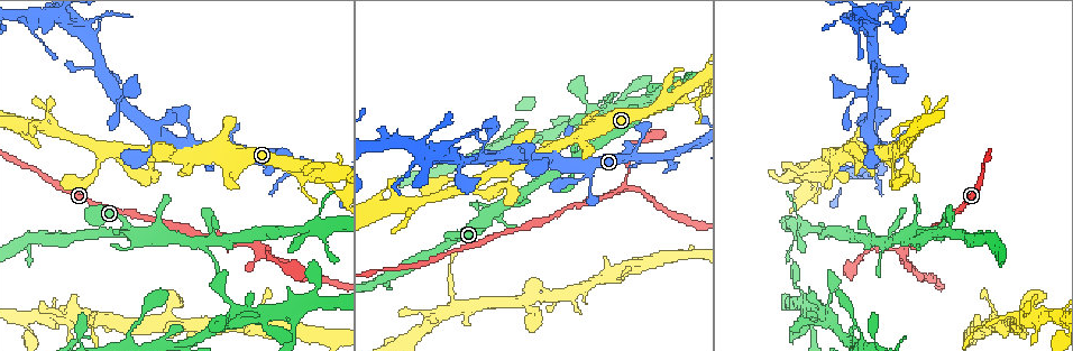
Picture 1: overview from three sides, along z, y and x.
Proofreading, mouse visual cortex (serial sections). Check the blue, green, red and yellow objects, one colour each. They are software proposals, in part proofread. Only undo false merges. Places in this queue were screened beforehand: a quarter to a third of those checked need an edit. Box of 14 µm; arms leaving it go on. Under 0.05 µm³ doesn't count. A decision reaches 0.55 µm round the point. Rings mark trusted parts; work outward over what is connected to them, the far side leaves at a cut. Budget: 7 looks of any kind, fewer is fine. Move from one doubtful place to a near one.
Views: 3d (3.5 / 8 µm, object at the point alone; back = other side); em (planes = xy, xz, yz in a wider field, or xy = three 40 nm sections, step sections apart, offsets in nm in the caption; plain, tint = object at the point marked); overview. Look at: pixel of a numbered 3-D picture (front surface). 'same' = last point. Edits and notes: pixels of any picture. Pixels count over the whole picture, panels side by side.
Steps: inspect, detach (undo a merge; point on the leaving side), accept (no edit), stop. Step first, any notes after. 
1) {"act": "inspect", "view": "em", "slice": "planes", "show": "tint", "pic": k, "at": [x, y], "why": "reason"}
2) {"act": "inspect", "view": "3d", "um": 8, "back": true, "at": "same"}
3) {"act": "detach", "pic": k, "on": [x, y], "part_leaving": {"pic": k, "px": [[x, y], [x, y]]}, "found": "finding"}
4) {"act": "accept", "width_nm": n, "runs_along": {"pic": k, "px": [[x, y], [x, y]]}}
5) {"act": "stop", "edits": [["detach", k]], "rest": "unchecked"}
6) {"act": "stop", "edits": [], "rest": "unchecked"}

{"act": "inspect", "view": "3d", "um": 3.5, "pic": 1, "at": [849, 86], "why": "calibre changes"}

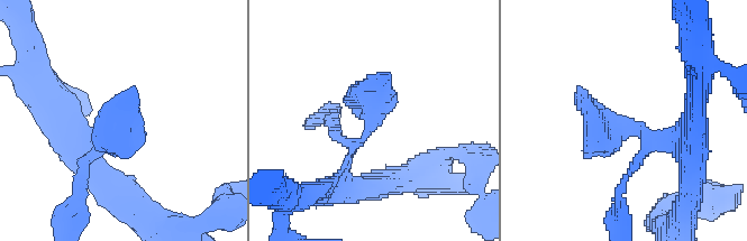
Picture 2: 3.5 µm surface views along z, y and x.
{"act": "inspect", "view": "em", "slice": "xy", "step": 1, "show": "tint", "pic": 2, "at": [368, 124]}

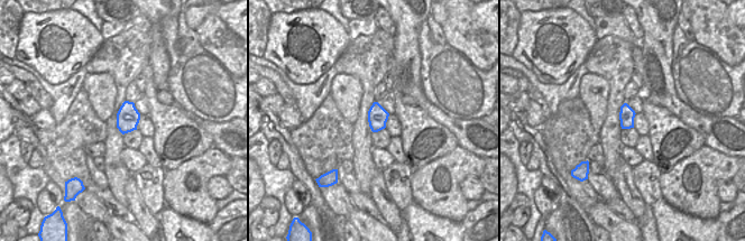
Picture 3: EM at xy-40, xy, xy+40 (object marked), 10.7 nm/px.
{"act": "inspect", "view": "em", "slice": "xy", "step": 2, "show": "tint", "at": "same"}

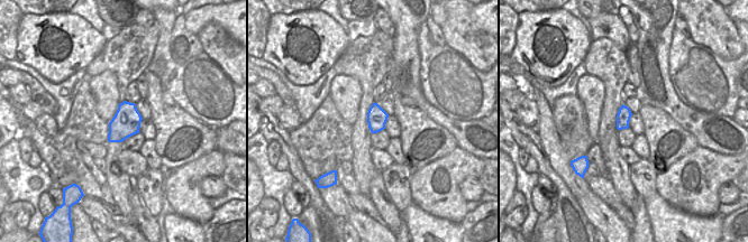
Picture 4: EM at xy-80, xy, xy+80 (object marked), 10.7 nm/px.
{"act": "accept", "runs_along": {"pic": 2, "px": [[693, 160], [604, 126], [579, 87]]}, "found": "one cell here"}

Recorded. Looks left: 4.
{"act": "inspect", "view": "3d", "um": 8, "back": true, "pic": 1, "at": [837, 164], "why": "thick turns thin"}

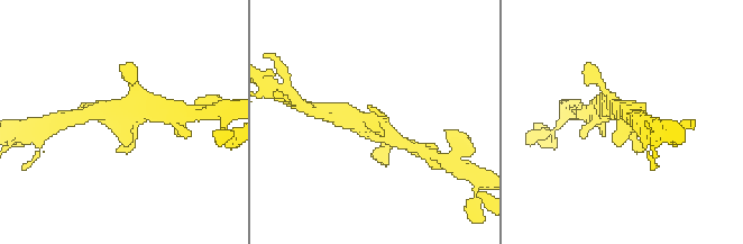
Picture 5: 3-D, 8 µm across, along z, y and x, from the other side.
{"act": "inspect", "view": "3d", "um": 3.5, "pic": 5, "at": [124, 126]}

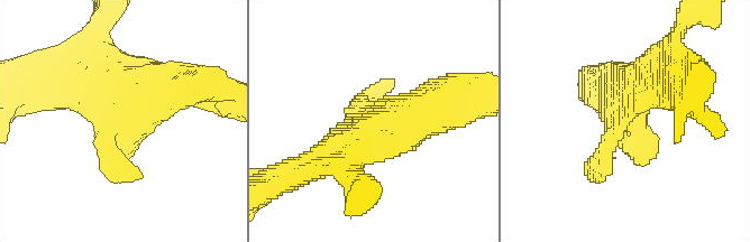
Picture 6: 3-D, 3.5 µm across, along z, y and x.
{"act": "inspect", "view": "em", "slice": "xy", "step": 2, "show": "tint", "pic": 6, "at": [370, 113]}

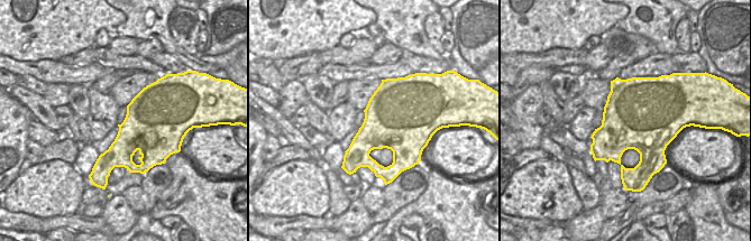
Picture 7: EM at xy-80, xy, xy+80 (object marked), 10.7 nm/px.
{"act": "accept", "width_nm": 700, "runs_along": {"pic": 6, "px": [[179, 83], [142, 86], [107, 124], [127, 169]]}, "found": "continuous, no second cell"}

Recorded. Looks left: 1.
{"act": "stop", "edits": [], "rest": "unchecked"}

